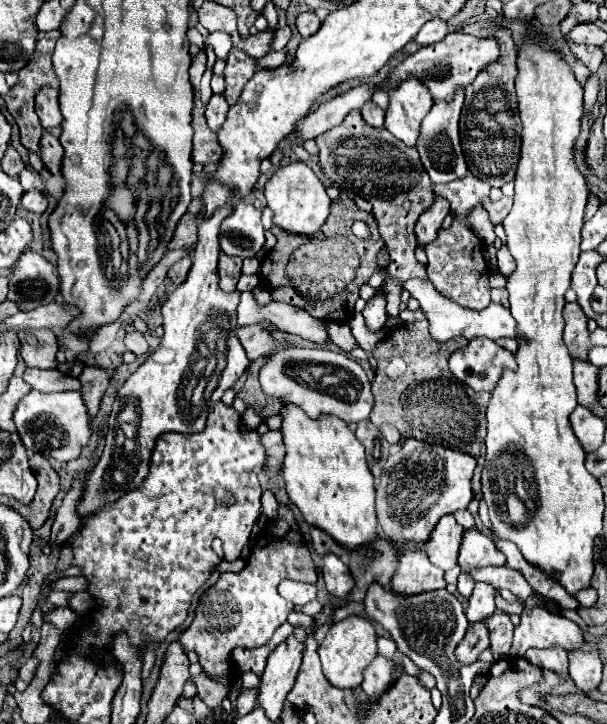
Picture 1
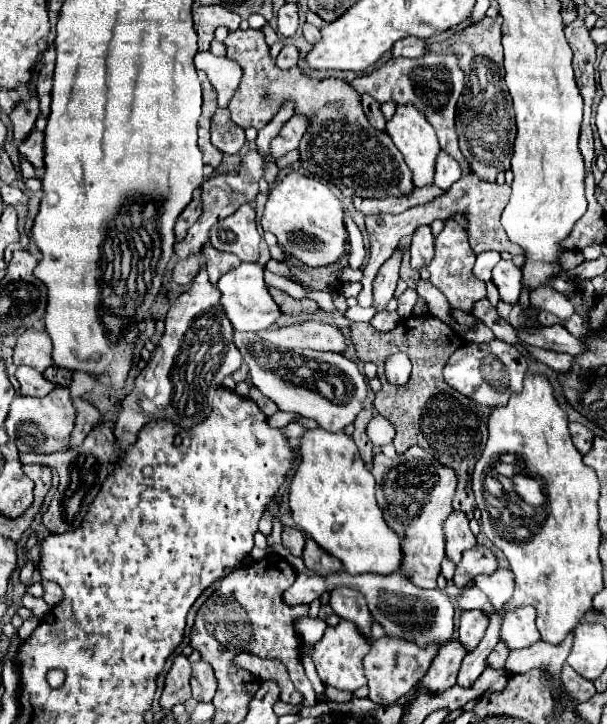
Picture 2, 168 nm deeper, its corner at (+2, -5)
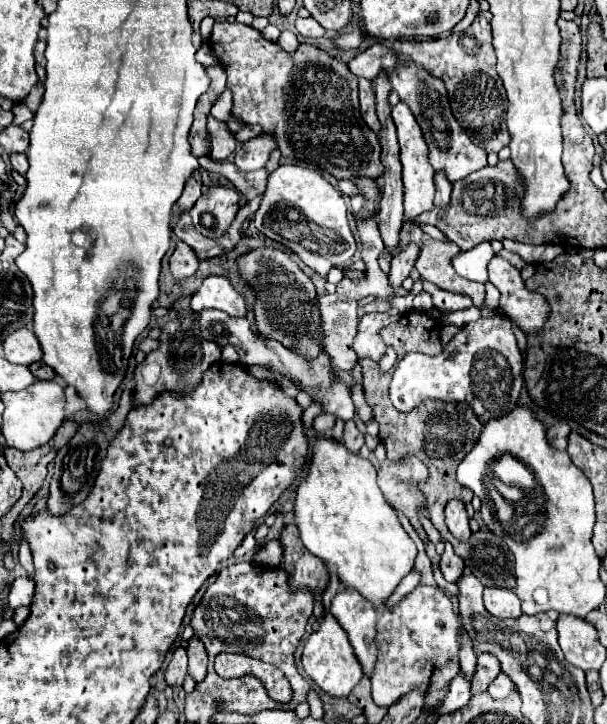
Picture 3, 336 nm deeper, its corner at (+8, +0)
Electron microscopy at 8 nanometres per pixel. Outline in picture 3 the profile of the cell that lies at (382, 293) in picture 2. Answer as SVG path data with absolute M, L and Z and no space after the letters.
M383 70L375 80L377 116L381 120L379 140L381 140L381 146L383 146L381 162L385 166L385 172L383 172L383 196L381 196L381 208L379 208L379 230L381 230L381 238L383 238L383 244L385 244L387 252L393 254L393 250L399 246L399 230L403 226L403 182L401 182L401 162L399 162L399 144L397 144L395 124L393 124L393 118L391 118L391 106L387 104L389 92L391 92L391 86L389 86L389 82L385 78L385 70Z

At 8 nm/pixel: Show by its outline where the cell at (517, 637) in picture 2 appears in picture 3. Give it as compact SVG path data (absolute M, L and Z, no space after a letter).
M485 588L483 592L485 608L503 620L517 620L521 612L521 600L515 596L513 590L507 588Z

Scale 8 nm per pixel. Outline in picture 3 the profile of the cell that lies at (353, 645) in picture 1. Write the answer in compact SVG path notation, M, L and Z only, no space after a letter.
M325 614L319 628L307 638L303 656L301 656L303 668L307 676L327 694L331 696L349 696L349 692L359 684L363 678L363 668L353 652L353 646L347 640L347 632L341 628L341 624L331 616Z

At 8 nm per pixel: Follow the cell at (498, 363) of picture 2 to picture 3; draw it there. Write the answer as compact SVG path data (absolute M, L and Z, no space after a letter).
M481 318L461 328L459 334L443 348L439 356L425 356L409 352L395 368L389 388L391 402L397 410L409 412L425 398L439 398L445 402L469 404L479 422L499 418L517 406L523 386L523 356L511 332L507 318Z

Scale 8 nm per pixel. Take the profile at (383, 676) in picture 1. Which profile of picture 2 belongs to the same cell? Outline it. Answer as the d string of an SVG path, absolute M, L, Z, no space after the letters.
M383 635L381 639L373 641L371 651L363 659L365 675L369 679L369 699L377 705L397 703L401 697L405 697L421 681L423 673L427 673L431 661L439 653L439 647L441 647L439 643L427 643L427 647L419 647L413 641L397 639L391 635Z

